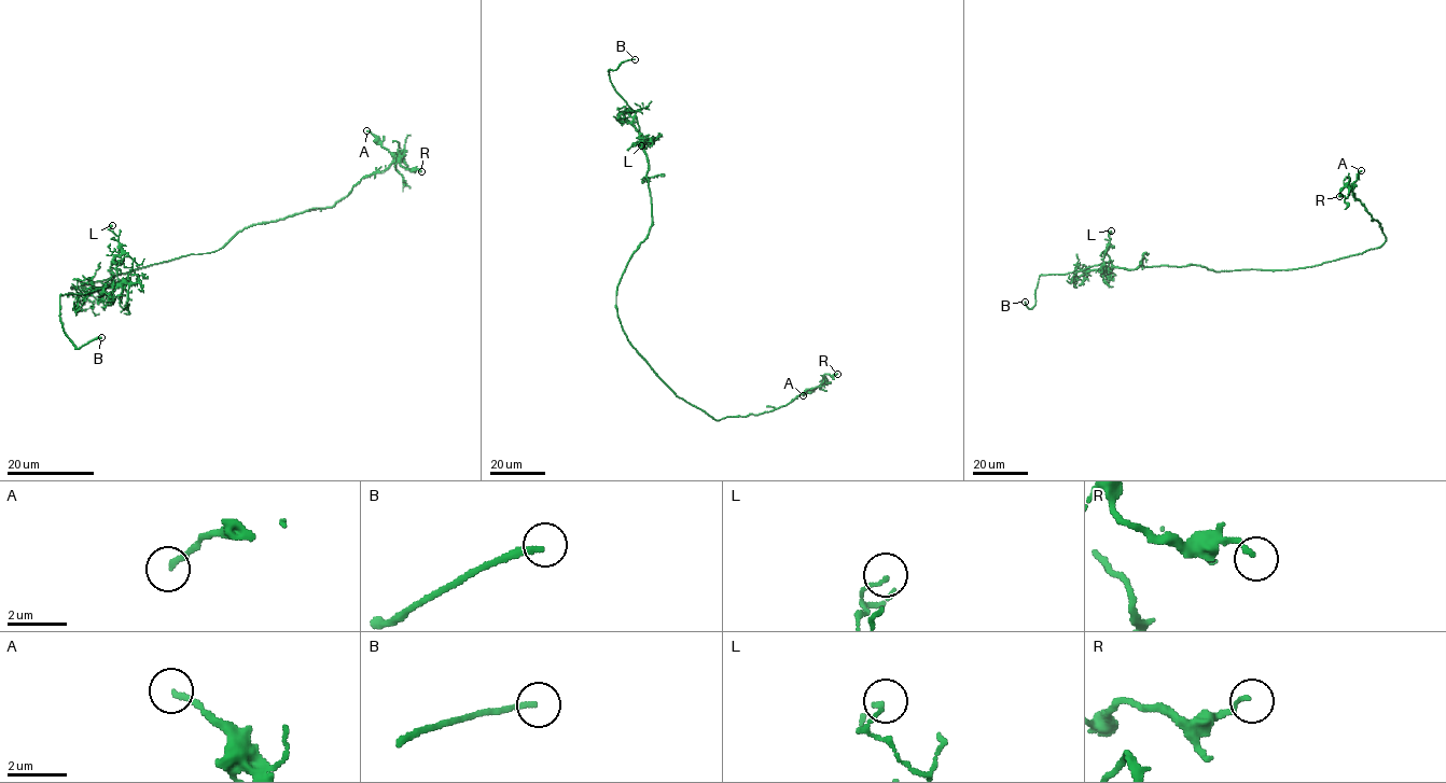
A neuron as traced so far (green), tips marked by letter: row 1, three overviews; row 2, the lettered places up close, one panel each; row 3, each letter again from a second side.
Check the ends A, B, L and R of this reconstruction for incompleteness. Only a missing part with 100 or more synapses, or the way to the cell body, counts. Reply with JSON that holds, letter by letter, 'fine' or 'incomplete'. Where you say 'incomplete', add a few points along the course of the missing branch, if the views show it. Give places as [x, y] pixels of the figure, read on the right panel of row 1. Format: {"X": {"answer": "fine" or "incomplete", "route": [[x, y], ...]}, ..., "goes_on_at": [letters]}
{"A": {"answer": "fine"}, "B": {"answer": "incomplete"}, "L": {"answer": "fine"}, "R": {"answer": "fine"}, "goes_on_at": ["B"]}

